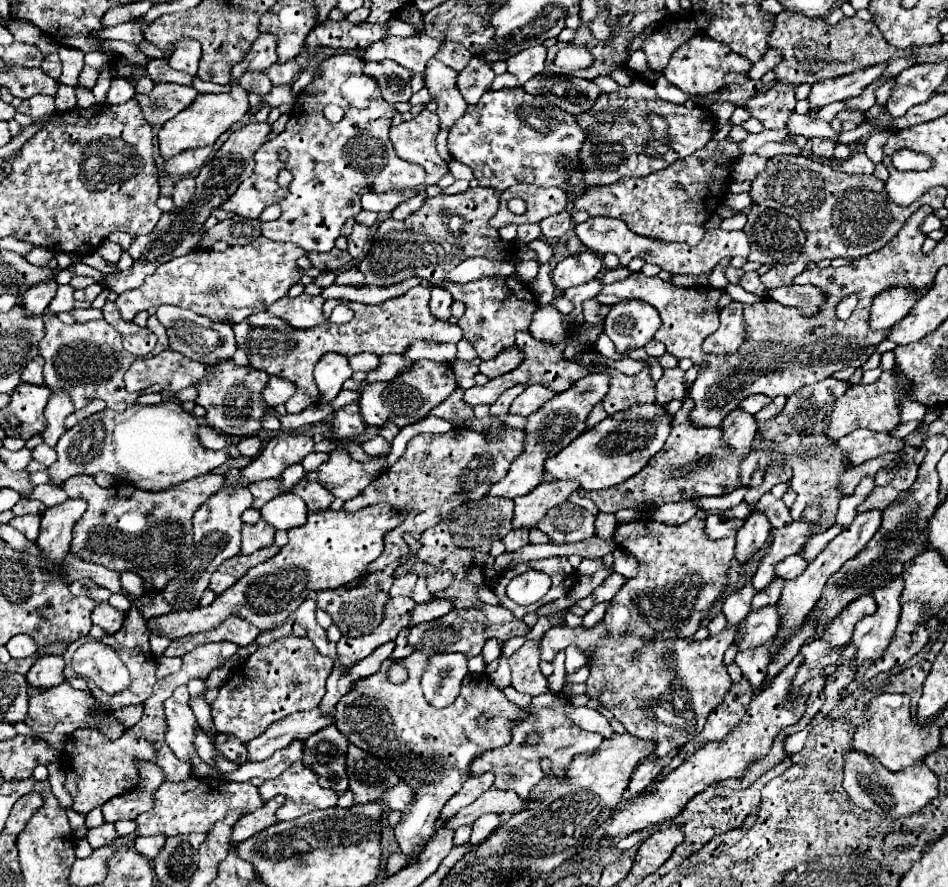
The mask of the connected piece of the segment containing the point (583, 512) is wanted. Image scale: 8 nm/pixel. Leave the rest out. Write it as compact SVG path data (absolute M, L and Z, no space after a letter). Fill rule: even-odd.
M564 502L538 524L538 528L550 536L554 544L580 542L596 536L596 518L582 506Z

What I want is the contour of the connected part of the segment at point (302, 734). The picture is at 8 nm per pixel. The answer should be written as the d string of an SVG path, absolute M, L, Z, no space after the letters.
M314 708L310 712L296 712L286 716L284 720L278 720L266 728L264 734L250 740L246 744L248 748L248 760L266 760L276 750L288 746L292 740L300 738L306 740L310 734L318 732L320 728L332 724L332 716L320 716L320 712Z

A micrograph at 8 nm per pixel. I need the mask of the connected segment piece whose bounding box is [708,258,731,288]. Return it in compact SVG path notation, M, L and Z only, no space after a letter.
M723 258L718 262L718 266L710 272L710 276L708 276L708 282L710 282L710 286L714 286L714 288L720 288L722 286L722 282L728 282L728 278L726 278L726 274L724 274L724 270L726 270L726 266L730 264L731 258Z

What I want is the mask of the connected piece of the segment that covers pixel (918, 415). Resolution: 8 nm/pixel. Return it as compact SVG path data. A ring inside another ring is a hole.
M904 400L904 404L900 404L900 410L902 410L900 420L902 420L904 424L906 424L906 422L912 422L912 420L924 422L926 408L924 408L922 404L914 404L914 400Z

